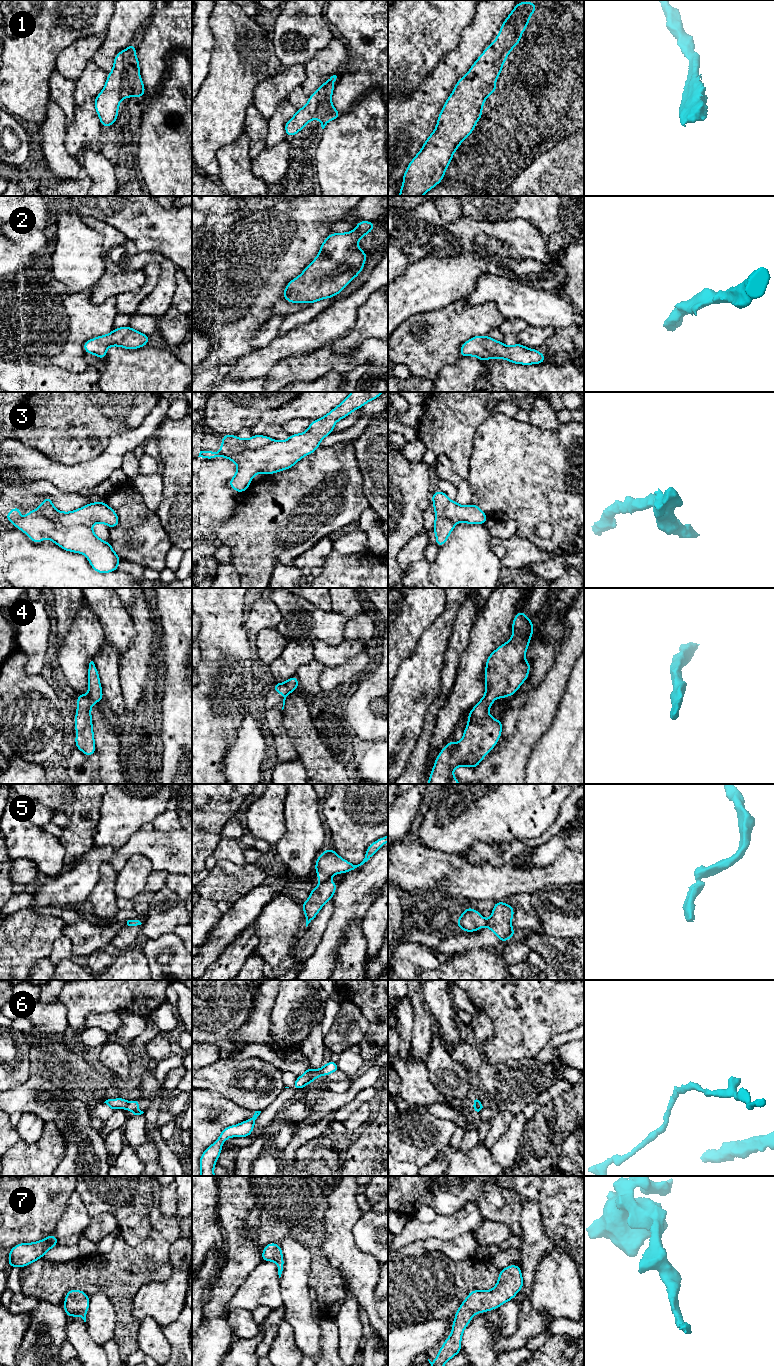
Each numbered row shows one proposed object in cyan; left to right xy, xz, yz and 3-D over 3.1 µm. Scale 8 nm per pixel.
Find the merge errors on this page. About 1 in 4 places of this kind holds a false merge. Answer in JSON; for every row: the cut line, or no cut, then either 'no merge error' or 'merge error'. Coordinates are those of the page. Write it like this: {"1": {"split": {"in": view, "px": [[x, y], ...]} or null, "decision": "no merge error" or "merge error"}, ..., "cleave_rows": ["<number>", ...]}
{"1": {"split": null, "decision": "no merge error"}, "2": {"split": null, "decision": "no merge error"}, "3": {"split": {"in": "xy", "px": [[37, 508], [43, 515], [65, 525], [90, 526]]}, "decision": "merge error"}, "4": {"split": null, "decision": "no merge error"}, "5": {"split": {"in": "xz", "px": [[327, 879], [320, 883]]}, "decision": "merge error"}, "6": {"split": null, "decision": "no merge error"}, "7": {"split": null, "decision": "no merge error"}, "cleave_rows": ["3", "5"]}

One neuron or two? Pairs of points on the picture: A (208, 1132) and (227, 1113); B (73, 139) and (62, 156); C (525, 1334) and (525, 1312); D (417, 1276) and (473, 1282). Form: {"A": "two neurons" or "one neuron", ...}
{"A": "one neuron", "B": "two neurons", "C": "one neuron", "D": "one neuron"}

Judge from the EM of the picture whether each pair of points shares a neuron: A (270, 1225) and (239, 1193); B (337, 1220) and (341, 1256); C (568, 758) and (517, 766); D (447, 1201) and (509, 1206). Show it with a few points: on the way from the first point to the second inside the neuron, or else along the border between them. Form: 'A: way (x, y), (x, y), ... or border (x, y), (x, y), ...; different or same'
A: border (251, 1193), (259, 1212), (256, 1238); different
B: way (338, 1229), (339, 1247); same
C: border (536, 744), (527, 760), (524, 773); different
D: way (462, 1196), (488, 1196), (494, 1202); same

